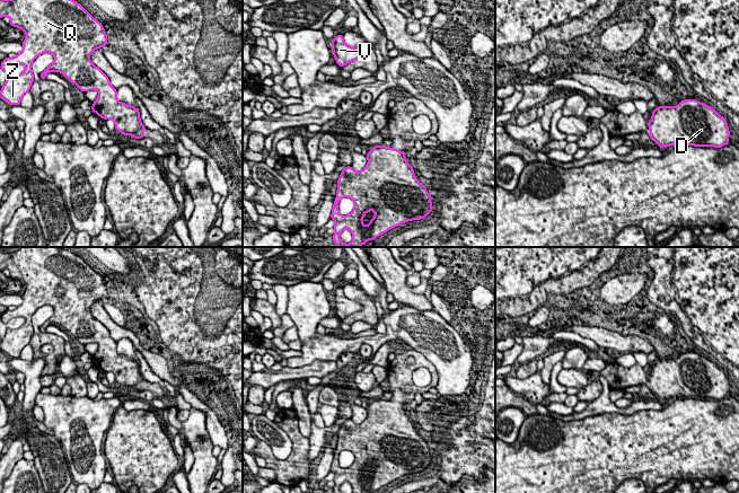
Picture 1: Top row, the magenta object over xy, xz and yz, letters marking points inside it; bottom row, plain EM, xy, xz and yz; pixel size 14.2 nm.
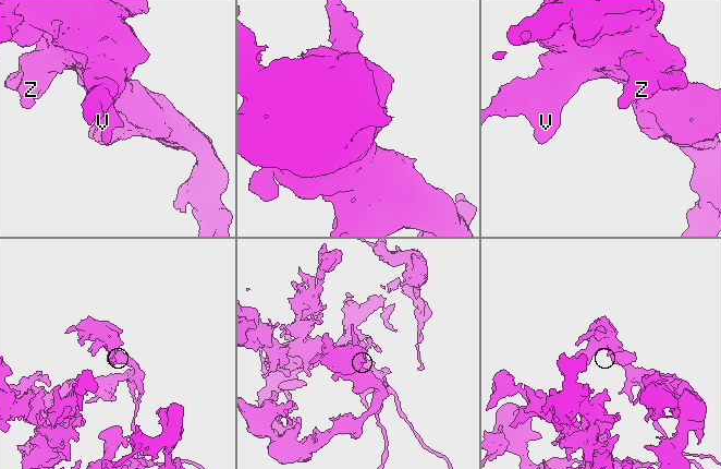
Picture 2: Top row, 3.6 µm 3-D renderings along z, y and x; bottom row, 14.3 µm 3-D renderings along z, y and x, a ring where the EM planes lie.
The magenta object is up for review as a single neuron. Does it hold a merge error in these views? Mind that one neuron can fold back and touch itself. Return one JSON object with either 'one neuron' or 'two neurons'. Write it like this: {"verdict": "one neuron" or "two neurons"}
{"verdict": "one neuron"}

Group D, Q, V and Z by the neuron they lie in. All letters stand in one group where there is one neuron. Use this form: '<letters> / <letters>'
D Q V Z

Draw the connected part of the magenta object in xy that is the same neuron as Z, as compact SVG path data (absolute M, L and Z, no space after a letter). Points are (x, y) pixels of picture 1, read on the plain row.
M17 247L14 252L0 250L0 271L7 268L10 278L20 281L26 290L23 303L15 310L6 310L1 314L0 323L7 324L10 319L23 317L25 323L19 328L7 328L6 336L0 343L0 351L9 358L19 358L23 349L29 344L34 334L32 324L33 314L41 307L50 305L54 314L39 329L45 332L49 325L61 325L70 332L81 344L97 343L98 350L91 362L104 372L113 372L115 381L122 387L133 390L144 390L140 364L134 359L117 353L117 344L111 337L108 329L90 312L90 307L96 301L107 298L106 284L102 275L95 272L80 256L60 247Z

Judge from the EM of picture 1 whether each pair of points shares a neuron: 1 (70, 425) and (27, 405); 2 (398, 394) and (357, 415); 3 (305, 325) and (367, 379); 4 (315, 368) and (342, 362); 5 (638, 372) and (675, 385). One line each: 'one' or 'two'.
1: two
2: two
3: two
4: two
5: one

